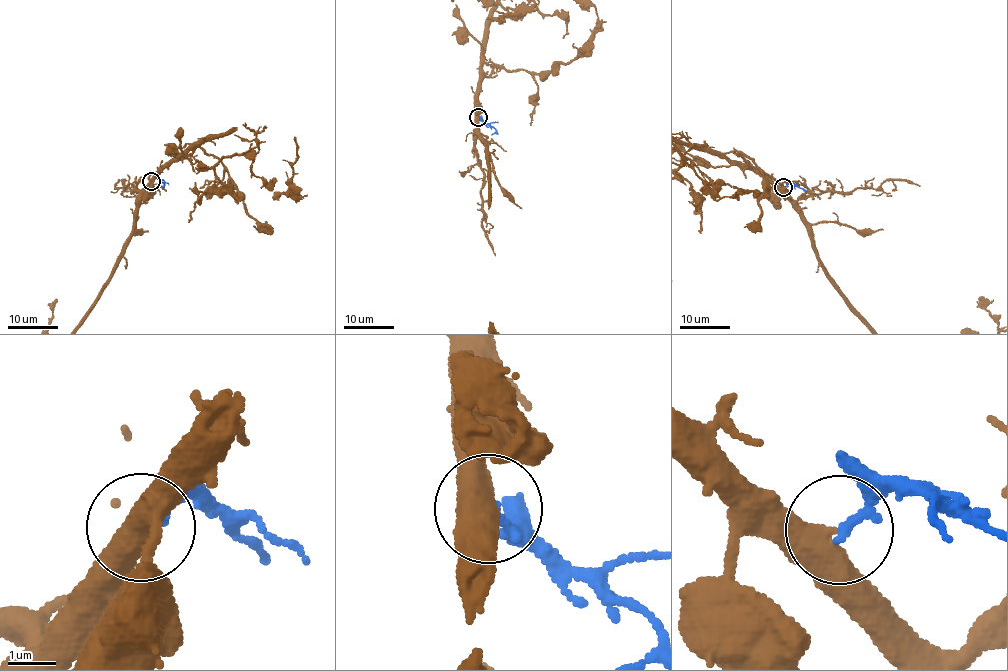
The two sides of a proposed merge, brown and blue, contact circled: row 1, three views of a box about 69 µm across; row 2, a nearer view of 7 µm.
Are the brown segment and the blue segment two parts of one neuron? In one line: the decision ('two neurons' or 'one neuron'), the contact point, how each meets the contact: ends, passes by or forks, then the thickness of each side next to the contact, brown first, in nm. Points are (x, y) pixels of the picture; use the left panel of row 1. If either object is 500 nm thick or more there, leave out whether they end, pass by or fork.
one neuron; at (151, 181); brown passes by; blue ends there; 420 nm thick on the brown side, 180 nm on the other

